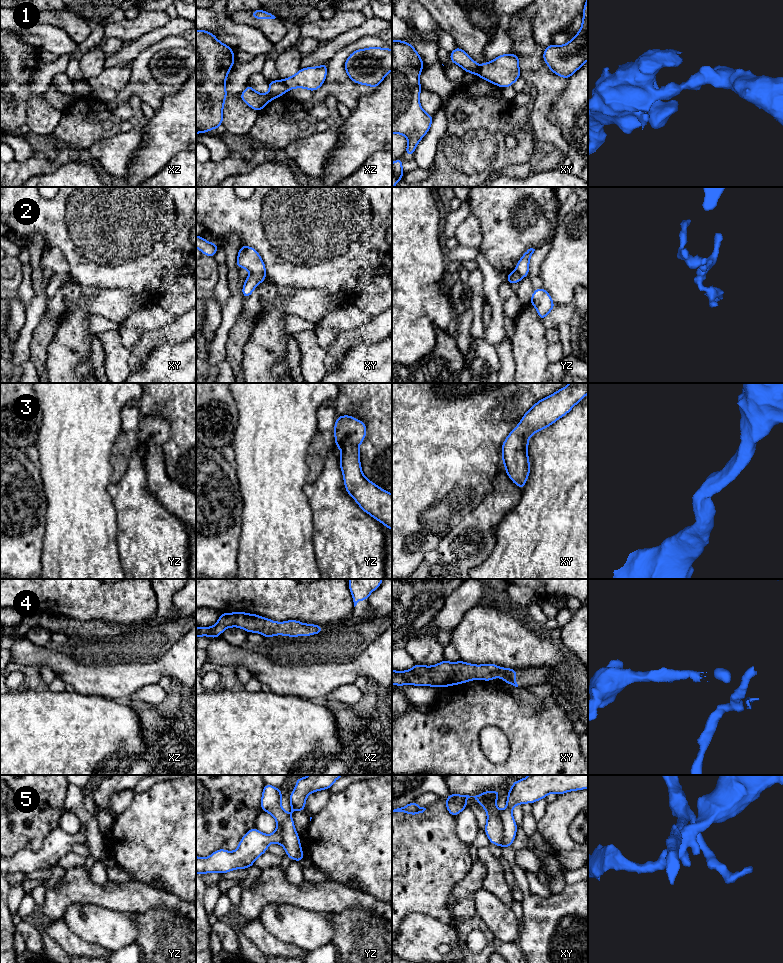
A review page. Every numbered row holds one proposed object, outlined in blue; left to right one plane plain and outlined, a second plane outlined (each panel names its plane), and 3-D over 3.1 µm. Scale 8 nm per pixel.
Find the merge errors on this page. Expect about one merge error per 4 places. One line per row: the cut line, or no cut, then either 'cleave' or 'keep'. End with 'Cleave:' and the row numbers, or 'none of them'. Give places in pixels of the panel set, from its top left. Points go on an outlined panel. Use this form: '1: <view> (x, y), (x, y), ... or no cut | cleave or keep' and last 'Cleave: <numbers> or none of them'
1: xz (281, 80), (289, 89) | cleave
2: xy (251, 272), (264, 274) | cleave
3: no cut | keep
4: no cut | keep
5: xy (498, 811), (502, 826), (501, 846) | cleave
Cleave: 1, 2, 5

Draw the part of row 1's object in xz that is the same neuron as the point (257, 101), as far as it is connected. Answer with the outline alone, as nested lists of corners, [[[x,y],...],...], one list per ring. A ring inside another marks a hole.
[[[282,80],[268,81],[269,93],[261,94],[256,92],[252,86],[247,85],[245,90],[240,94],[243,102],[248,104],[251,109],[259,112],[267,103],[279,96],[284,95],[289,89],[285,86]]]

